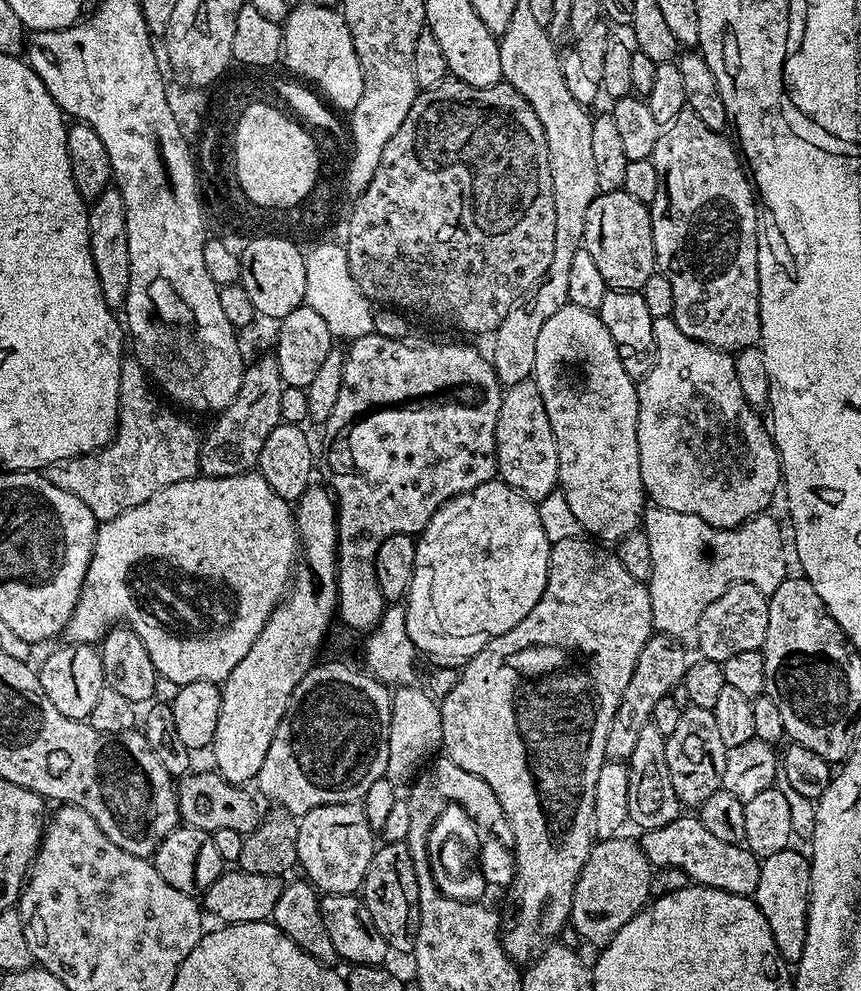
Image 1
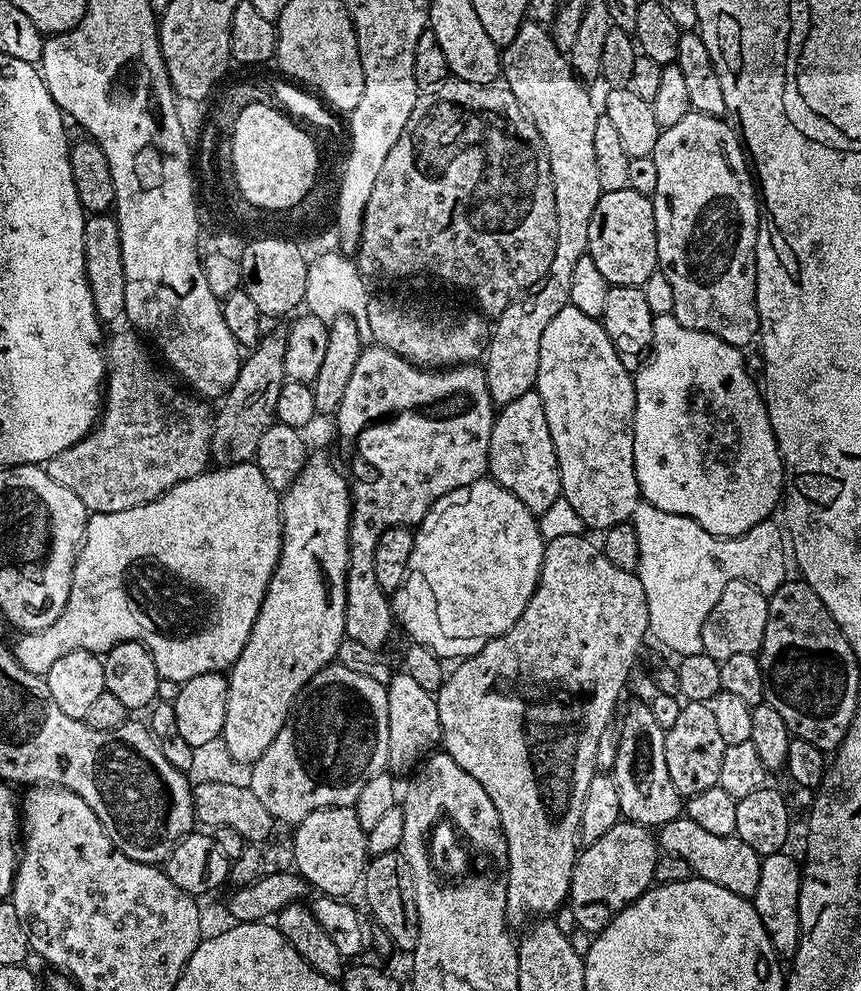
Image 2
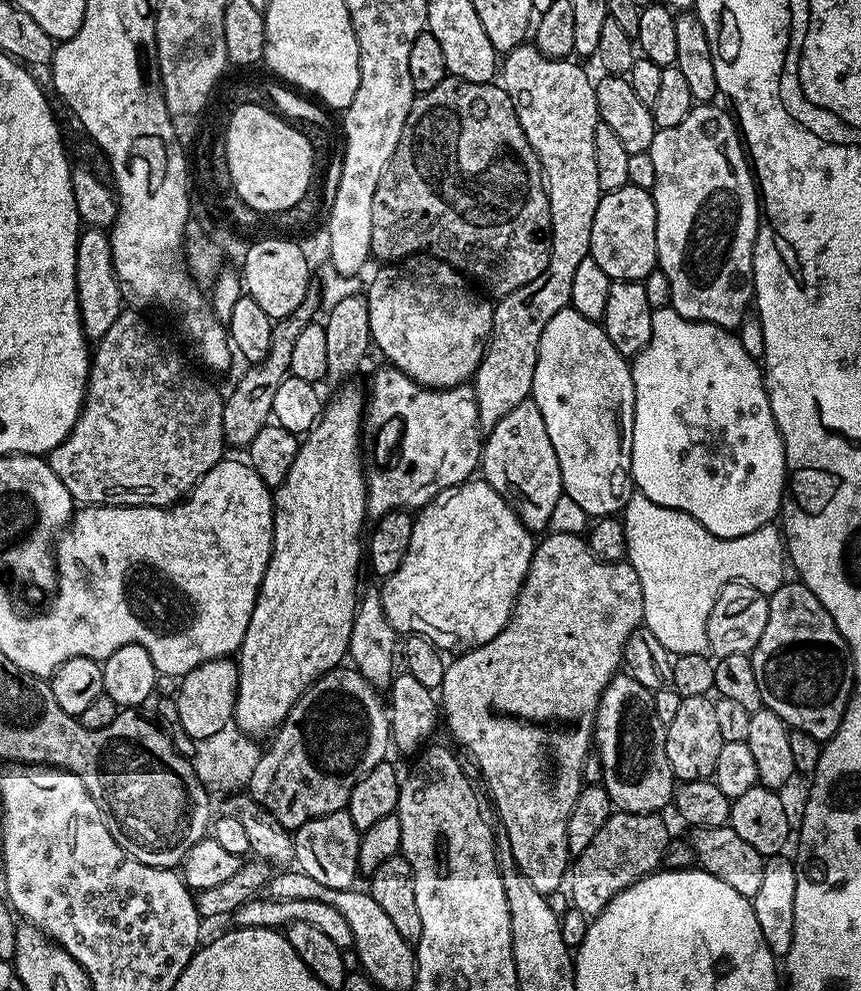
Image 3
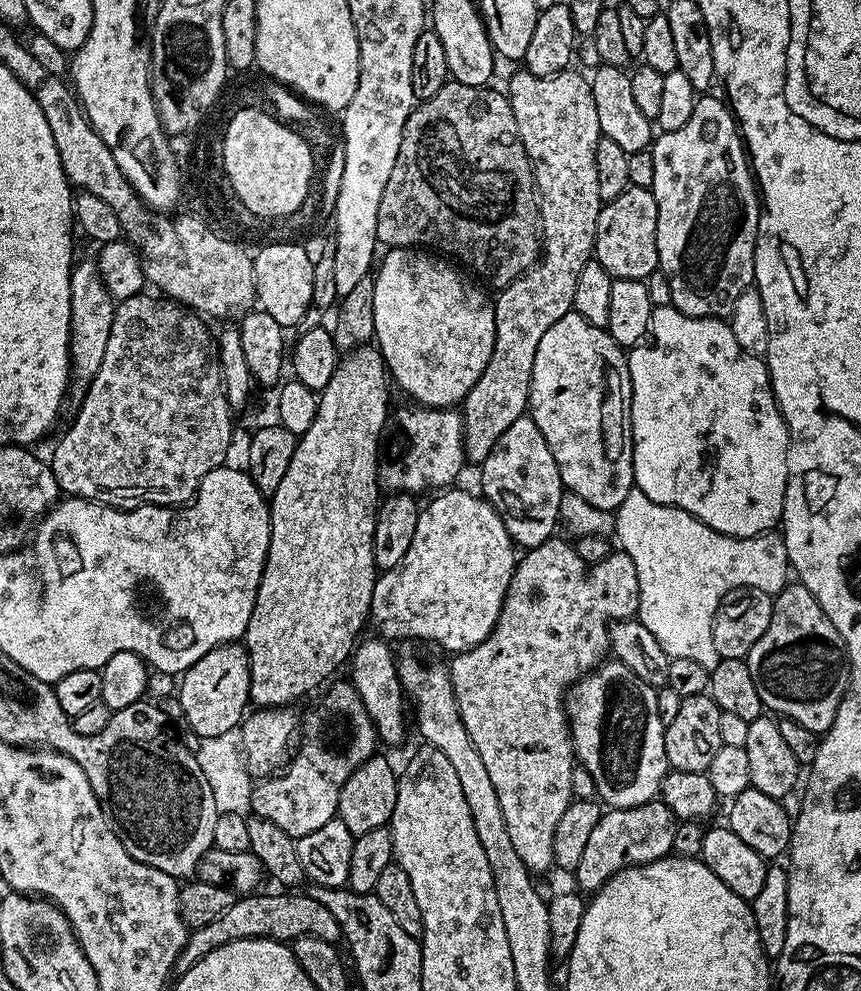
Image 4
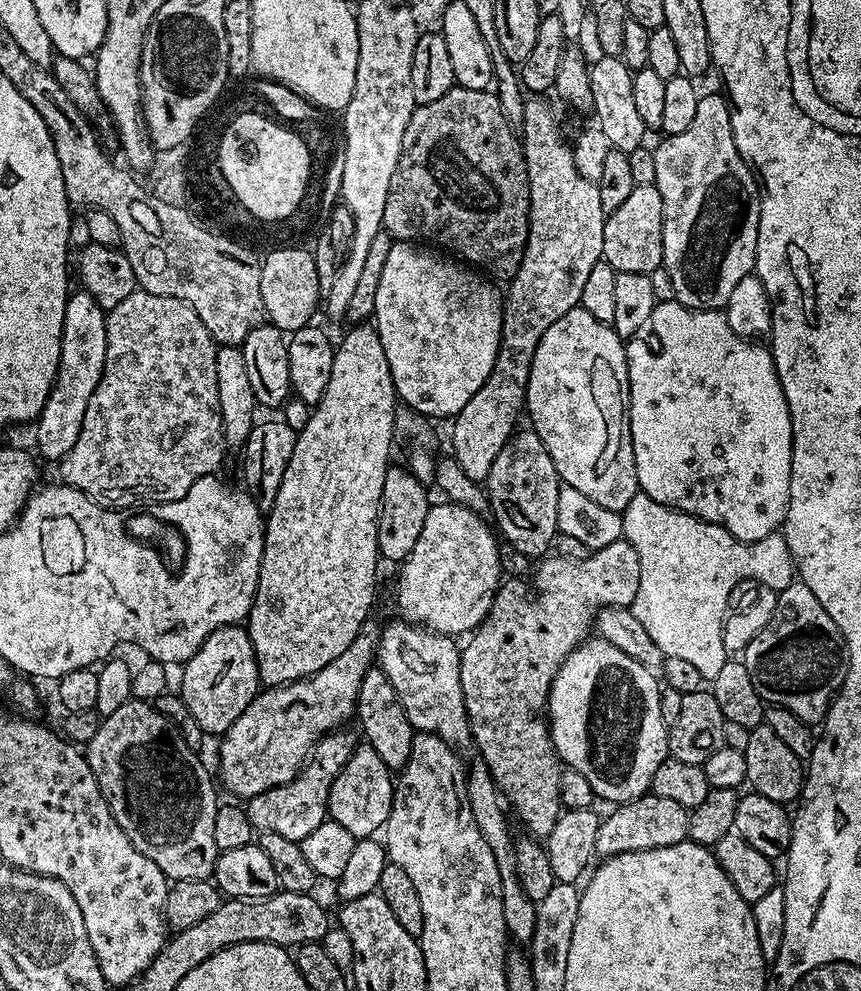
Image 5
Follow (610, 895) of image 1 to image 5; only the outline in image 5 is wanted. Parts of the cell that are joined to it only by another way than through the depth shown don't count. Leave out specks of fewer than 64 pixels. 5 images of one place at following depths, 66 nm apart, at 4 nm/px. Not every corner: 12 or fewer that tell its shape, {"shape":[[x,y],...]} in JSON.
{"shape":[[645,794],[600,822],[597,857],[688,839],[689,809]]}

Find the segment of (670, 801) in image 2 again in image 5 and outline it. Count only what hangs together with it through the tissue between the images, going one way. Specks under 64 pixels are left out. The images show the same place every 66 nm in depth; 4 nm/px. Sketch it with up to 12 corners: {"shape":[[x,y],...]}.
{"shape":[[599,638],[550,686],[561,765],[625,804],[669,759],[653,669]]}

